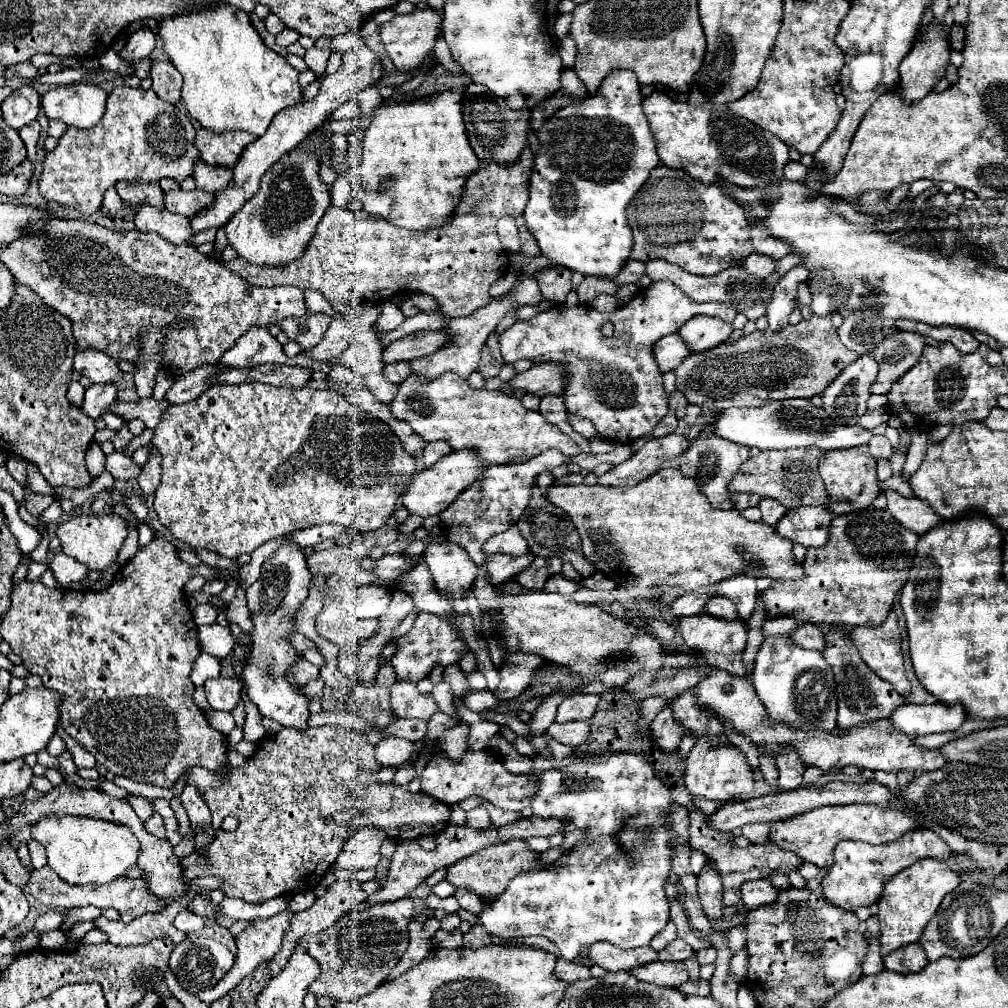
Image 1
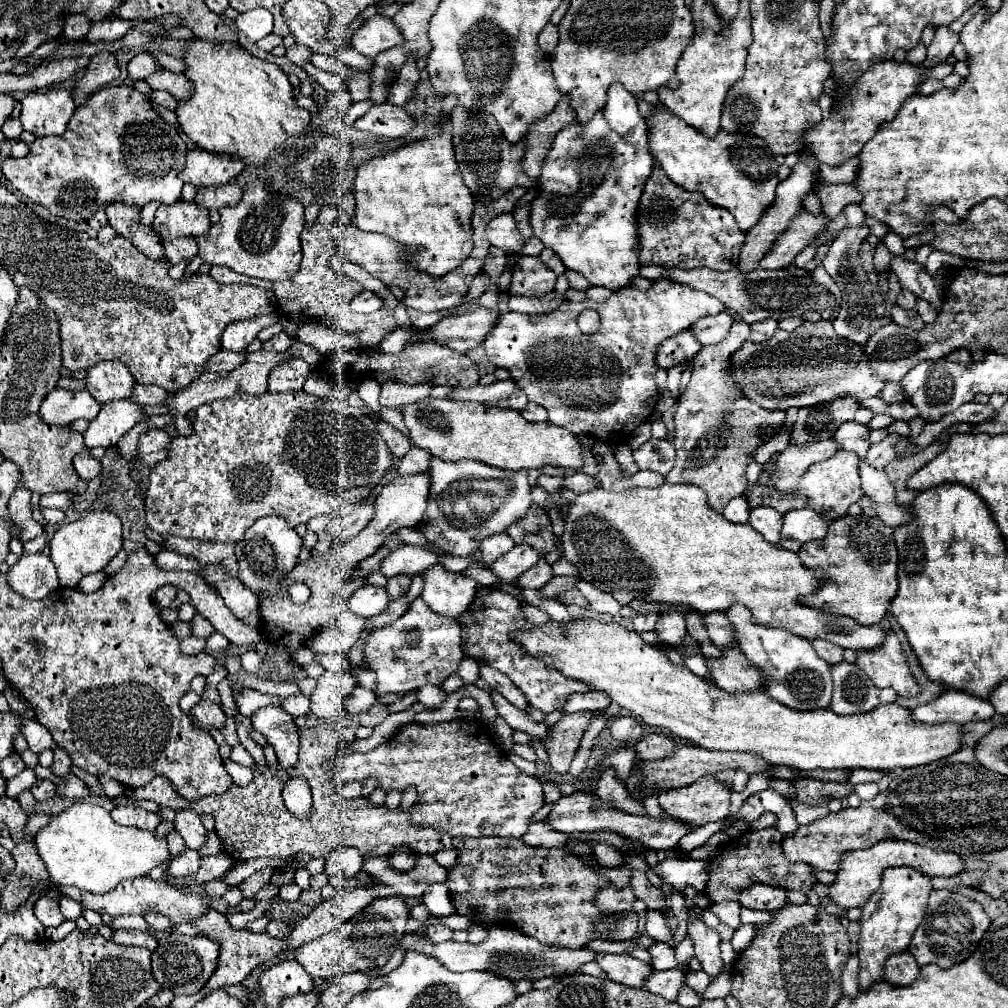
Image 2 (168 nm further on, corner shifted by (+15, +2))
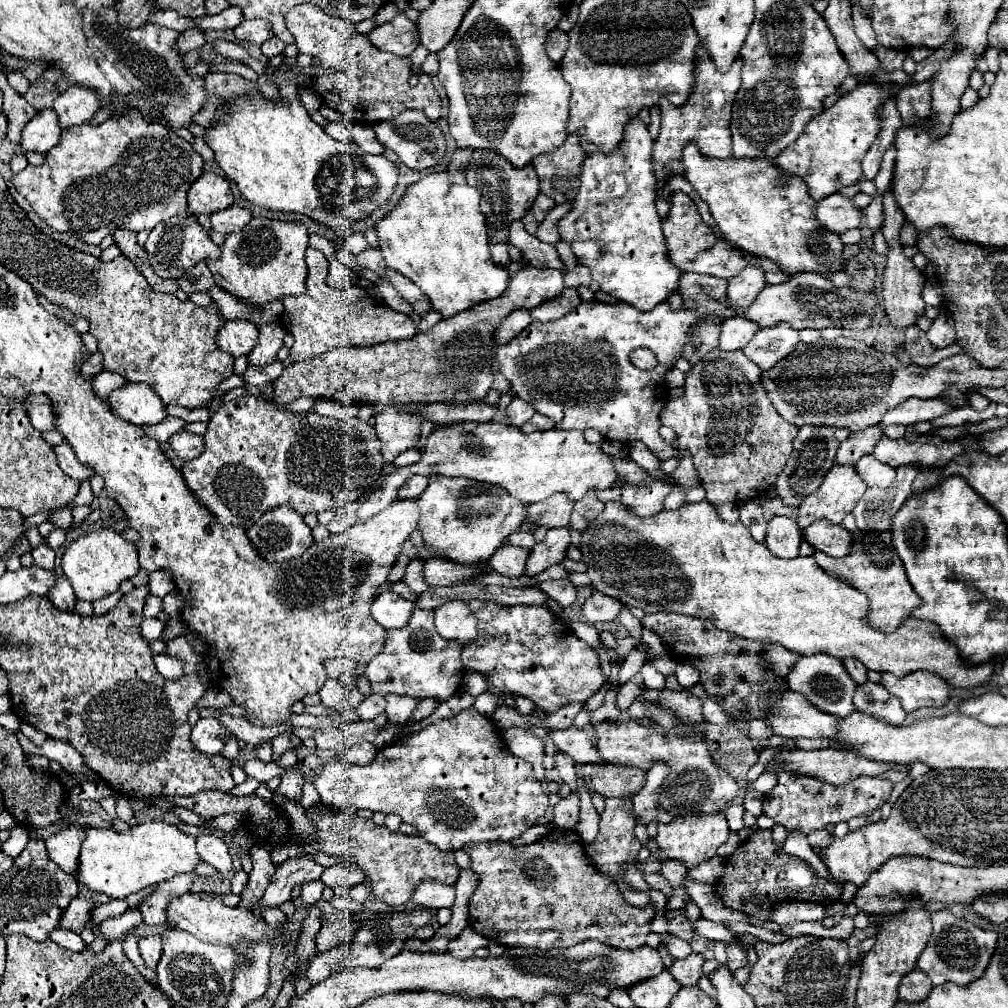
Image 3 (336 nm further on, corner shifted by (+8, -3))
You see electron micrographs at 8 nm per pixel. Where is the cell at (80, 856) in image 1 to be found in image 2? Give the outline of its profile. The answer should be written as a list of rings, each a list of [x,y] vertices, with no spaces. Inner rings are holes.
[[[74,803],[54,815],[52,821],[38,831],[34,843],[56,885],[74,885],[90,893],[108,893],[122,879],[144,877],[150,869],[170,861],[166,837],[158,837],[156,831],[140,827],[122,827],[96,803]]]

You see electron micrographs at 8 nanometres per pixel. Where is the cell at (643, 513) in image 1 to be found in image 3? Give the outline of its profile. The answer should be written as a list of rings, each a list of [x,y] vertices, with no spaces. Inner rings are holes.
[[[609,501],[605,504],[605,510],[589,522],[589,526],[581,532],[583,534],[583,542],[581,542],[581,552],[583,552],[583,562],[587,564],[587,576],[591,578],[591,586],[595,590],[599,590],[601,594],[605,596],[611,596],[619,602],[623,602],[625,606],[629,608],[641,608],[645,612],[677,612],[677,614],[687,614],[687,616],[697,616],[697,618],[707,618],[711,620],[717,628],[721,630],[727,630],[731,634],[737,634],[737,636],[743,636],[743,638],[749,638],[749,640],[771,640],[771,642],[777,642],[777,644],[783,644],[787,650],[791,652],[797,652],[797,654],[817,654],[817,652],[823,652],[823,654],[829,654],[829,656],[835,656],[835,658],[857,658],[861,660],[869,670],[877,670],[877,672],[891,672],[895,676],[905,676],[909,672],[915,672],[915,670],[927,670],[927,672],[933,672],[933,674],[939,674],[941,678],[945,678],[947,682],[951,682],[953,686],[957,688],[975,688],[979,684],[987,684],[991,680],[991,674],[993,674],[993,664],[981,664],[981,666],[967,666],[959,656],[957,656],[957,648],[953,644],[949,644],[939,628],[931,622],[923,622],[923,620],[915,620],[915,618],[907,618],[901,622],[901,626],[891,632],[891,634],[881,634],[881,632],[875,632],[873,628],[867,626],[865,622],[865,612],[867,612],[867,596],[863,592],[859,592],[857,588],[849,586],[847,582],[835,578],[835,576],[829,576],[827,572],[823,572],[823,568],[819,568],[815,564],[815,560],[809,556],[809,558],[791,558],[791,560],[783,560],[783,558],[777,558],[769,552],[769,548],[763,544],[763,542],[755,542],[753,536],[749,534],[749,530],[743,526],[743,524],[729,524],[725,522],[717,510],[707,502],[697,502],[697,504],[685,504],[677,510],[663,510],[655,516],[649,516],[649,518],[643,518],[643,516],[637,516],[633,510],[629,510],[627,506],[623,506],[621,502]]]

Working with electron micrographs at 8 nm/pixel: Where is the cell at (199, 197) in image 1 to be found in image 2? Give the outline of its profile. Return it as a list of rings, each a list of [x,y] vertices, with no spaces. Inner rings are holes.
[[[178,201],[174,205],[160,205],[152,223],[160,241],[180,237],[202,237],[210,229],[208,211],[196,203]]]

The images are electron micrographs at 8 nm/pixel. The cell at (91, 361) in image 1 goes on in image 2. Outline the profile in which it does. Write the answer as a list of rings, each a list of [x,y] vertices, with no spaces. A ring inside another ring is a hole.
[[[102,361],[92,369],[88,369],[86,373],[88,373],[86,375],[88,391],[100,405],[130,399],[136,387],[134,375],[120,361]]]

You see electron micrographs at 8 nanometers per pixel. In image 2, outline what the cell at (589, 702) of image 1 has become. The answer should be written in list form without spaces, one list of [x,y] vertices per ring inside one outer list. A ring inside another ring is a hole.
[[[588,691],[588,693],[578,693],[572,695],[568,699],[568,703],[564,705],[566,713],[576,713],[576,711],[598,711],[610,705],[608,695],[604,695],[602,691]]]

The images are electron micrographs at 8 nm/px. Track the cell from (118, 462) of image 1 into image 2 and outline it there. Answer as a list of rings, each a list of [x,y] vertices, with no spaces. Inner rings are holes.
[[[88,449],[80,451],[78,455],[74,455],[72,463],[74,463],[76,473],[78,473],[82,479],[86,479],[86,481],[90,481],[90,479],[98,477],[98,475],[100,475],[100,471],[102,471],[100,461],[96,461],[96,459],[90,455],[90,451],[88,451]]]

